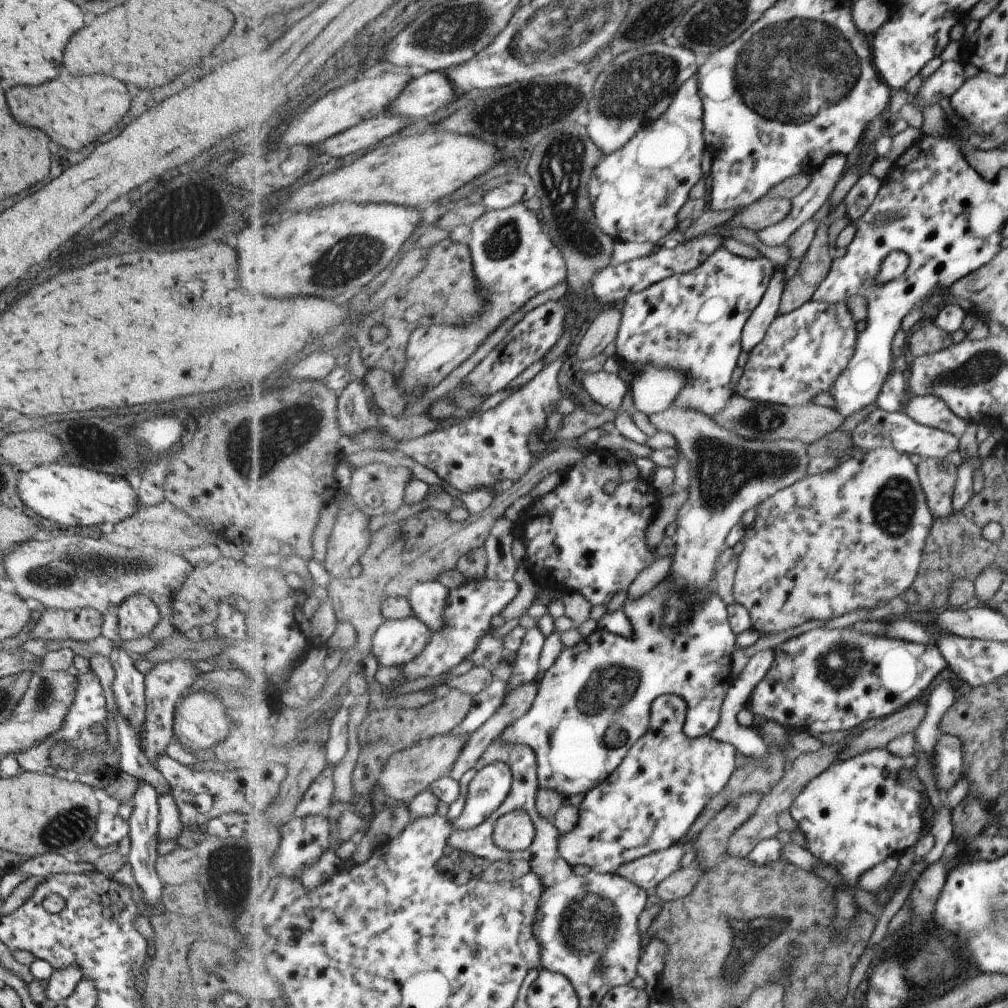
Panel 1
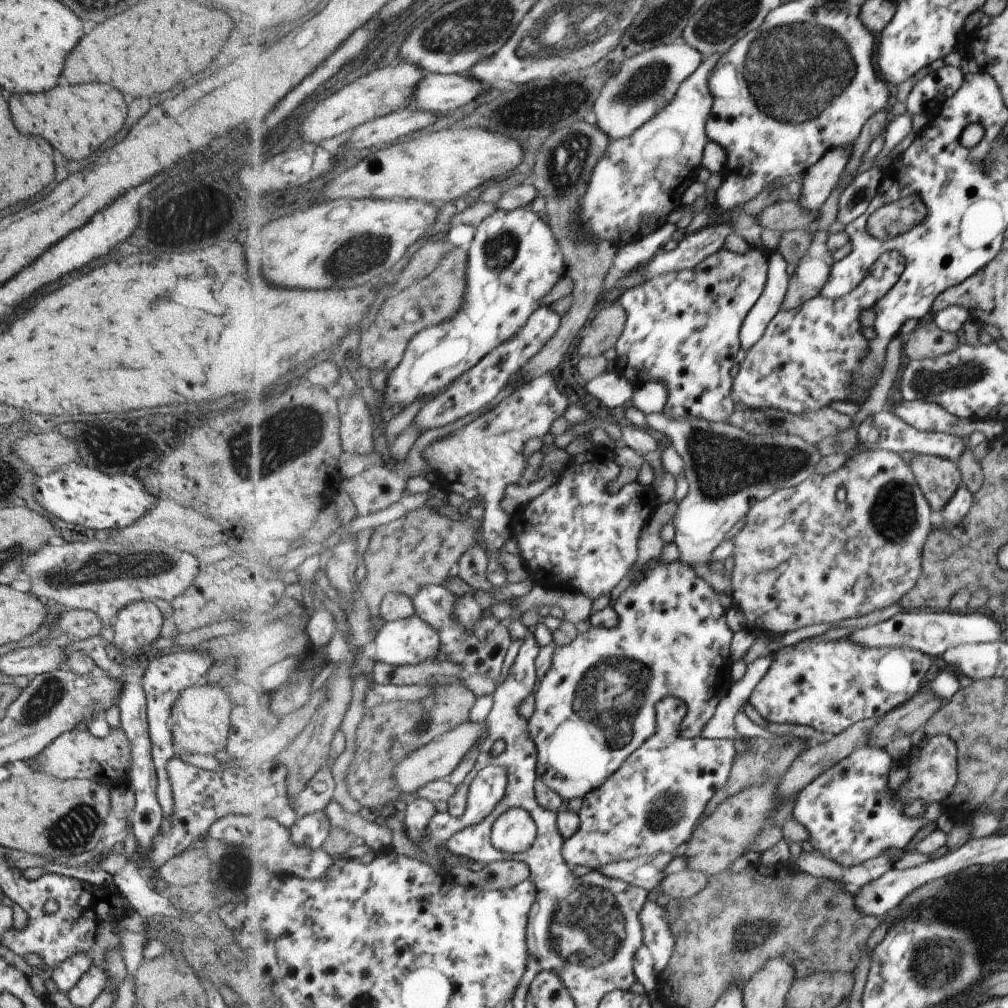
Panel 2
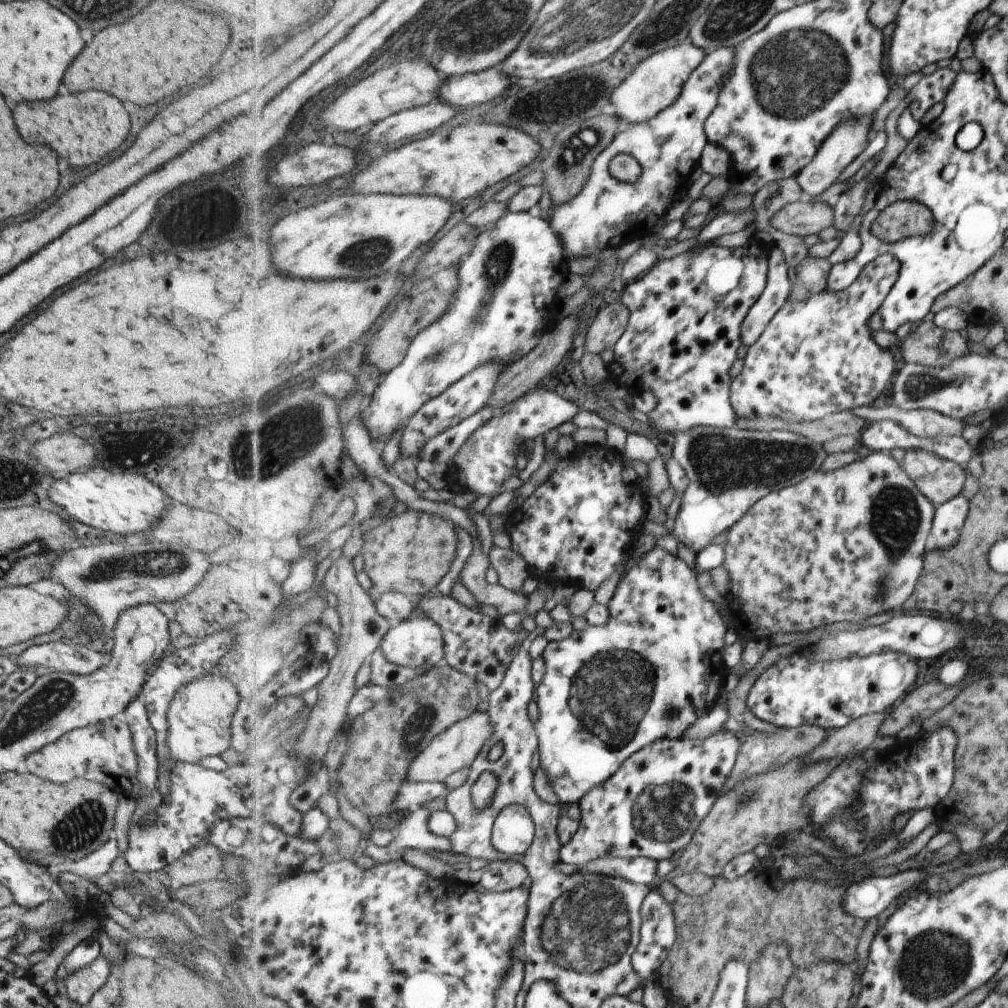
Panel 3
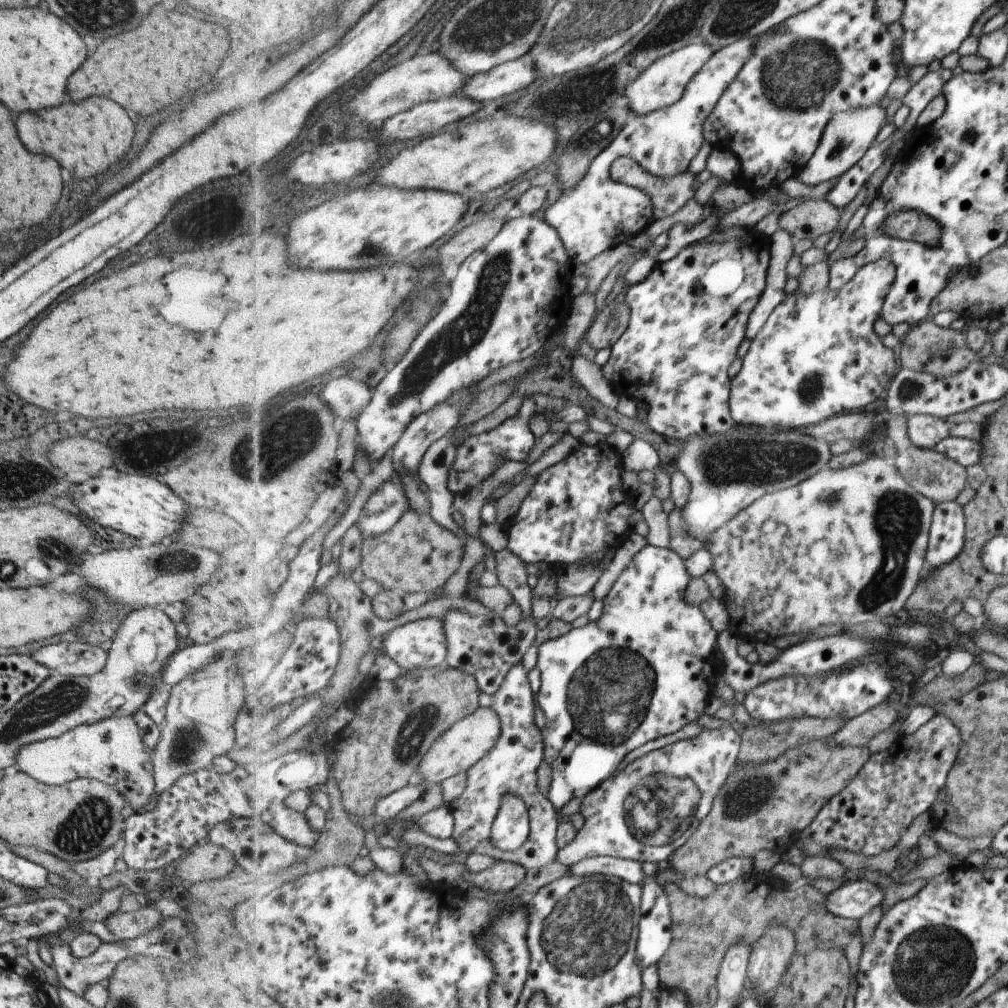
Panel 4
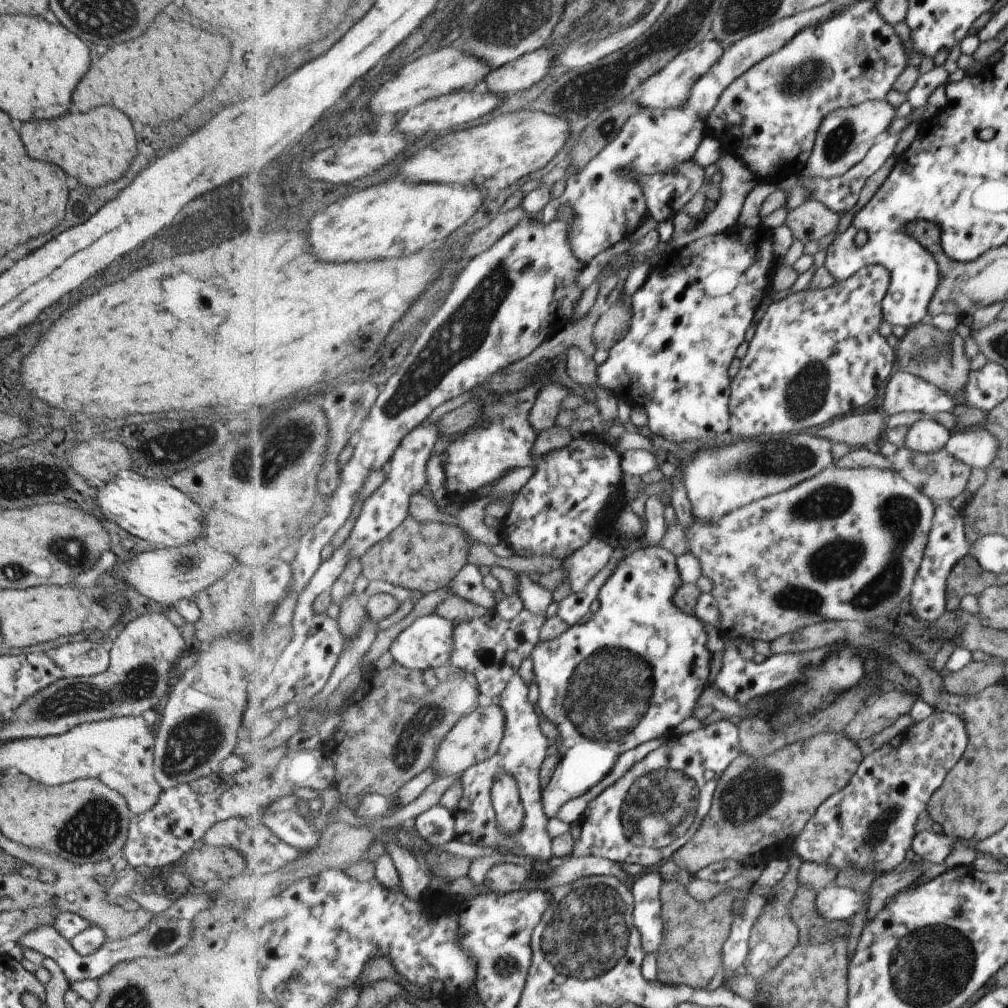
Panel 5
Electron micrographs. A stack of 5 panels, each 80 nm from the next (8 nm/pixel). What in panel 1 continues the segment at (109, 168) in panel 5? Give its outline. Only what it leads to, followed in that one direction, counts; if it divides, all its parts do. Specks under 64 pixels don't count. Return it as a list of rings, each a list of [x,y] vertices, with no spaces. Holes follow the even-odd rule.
[[[65,70],[59,78],[45,82],[43,86],[11,88],[5,94],[5,100],[11,116],[15,116],[15,122],[43,130],[55,144],[71,152],[93,144],[101,134],[119,124],[129,108],[129,96],[121,82],[101,74],[71,78],[69,74],[65,74]]]

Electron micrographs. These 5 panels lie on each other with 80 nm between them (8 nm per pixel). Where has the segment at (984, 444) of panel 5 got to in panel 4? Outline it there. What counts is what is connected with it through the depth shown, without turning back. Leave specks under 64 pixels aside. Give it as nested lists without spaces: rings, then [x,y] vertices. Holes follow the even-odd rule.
[[[947,435],[934,446],[933,450],[947,455],[949,458],[954,459],[955,462],[966,467],[975,464],[975,462],[981,462],[980,456],[982,450],[985,451],[985,446],[973,439]]]

